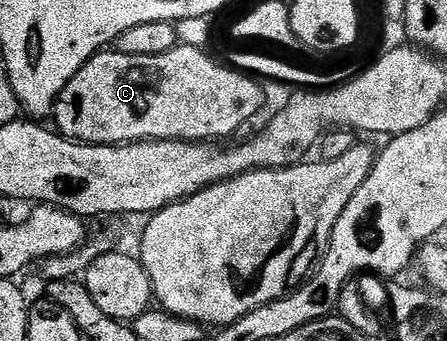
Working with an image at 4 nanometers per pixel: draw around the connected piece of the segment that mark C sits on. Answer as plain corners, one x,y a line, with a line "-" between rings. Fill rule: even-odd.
177,45
172,51
164,51
164,55
148,55
147,57
137,57
136,55
124,55
117,51
99,51
83,69
75,75
64,87
64,91
58,97
58,102
54,104
52,114
53,124
57,132
64,137
69,137
76,141
81,141
88,145
124,145
131,141
204,141
207,143
217,142
219,139
230,139
234,132
241,127
245,121
250,121
254,116
259,116
263,112
259,106
258,89
242,77
236,77
233,73
226,73
226,70
219,68
220,63
215,61
209,52
203,51
196,46

